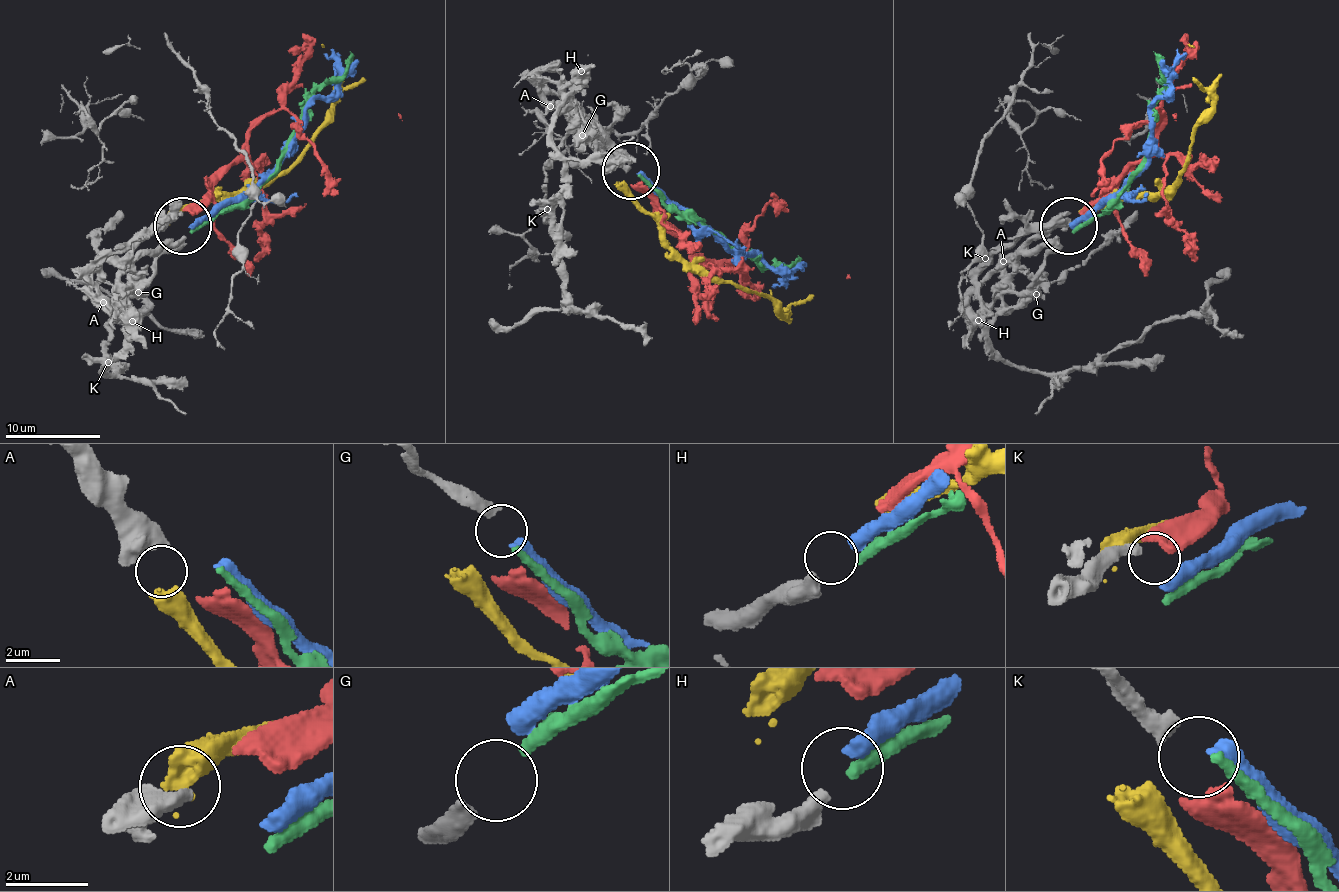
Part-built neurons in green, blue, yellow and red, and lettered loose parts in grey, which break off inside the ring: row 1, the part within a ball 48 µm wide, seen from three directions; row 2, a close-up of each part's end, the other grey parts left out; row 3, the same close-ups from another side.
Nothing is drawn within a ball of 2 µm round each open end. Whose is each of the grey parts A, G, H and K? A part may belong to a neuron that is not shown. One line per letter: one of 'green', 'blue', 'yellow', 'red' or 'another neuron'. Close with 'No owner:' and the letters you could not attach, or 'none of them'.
A: yellow
G: green
H: blue
K: red
No owner: none of them

